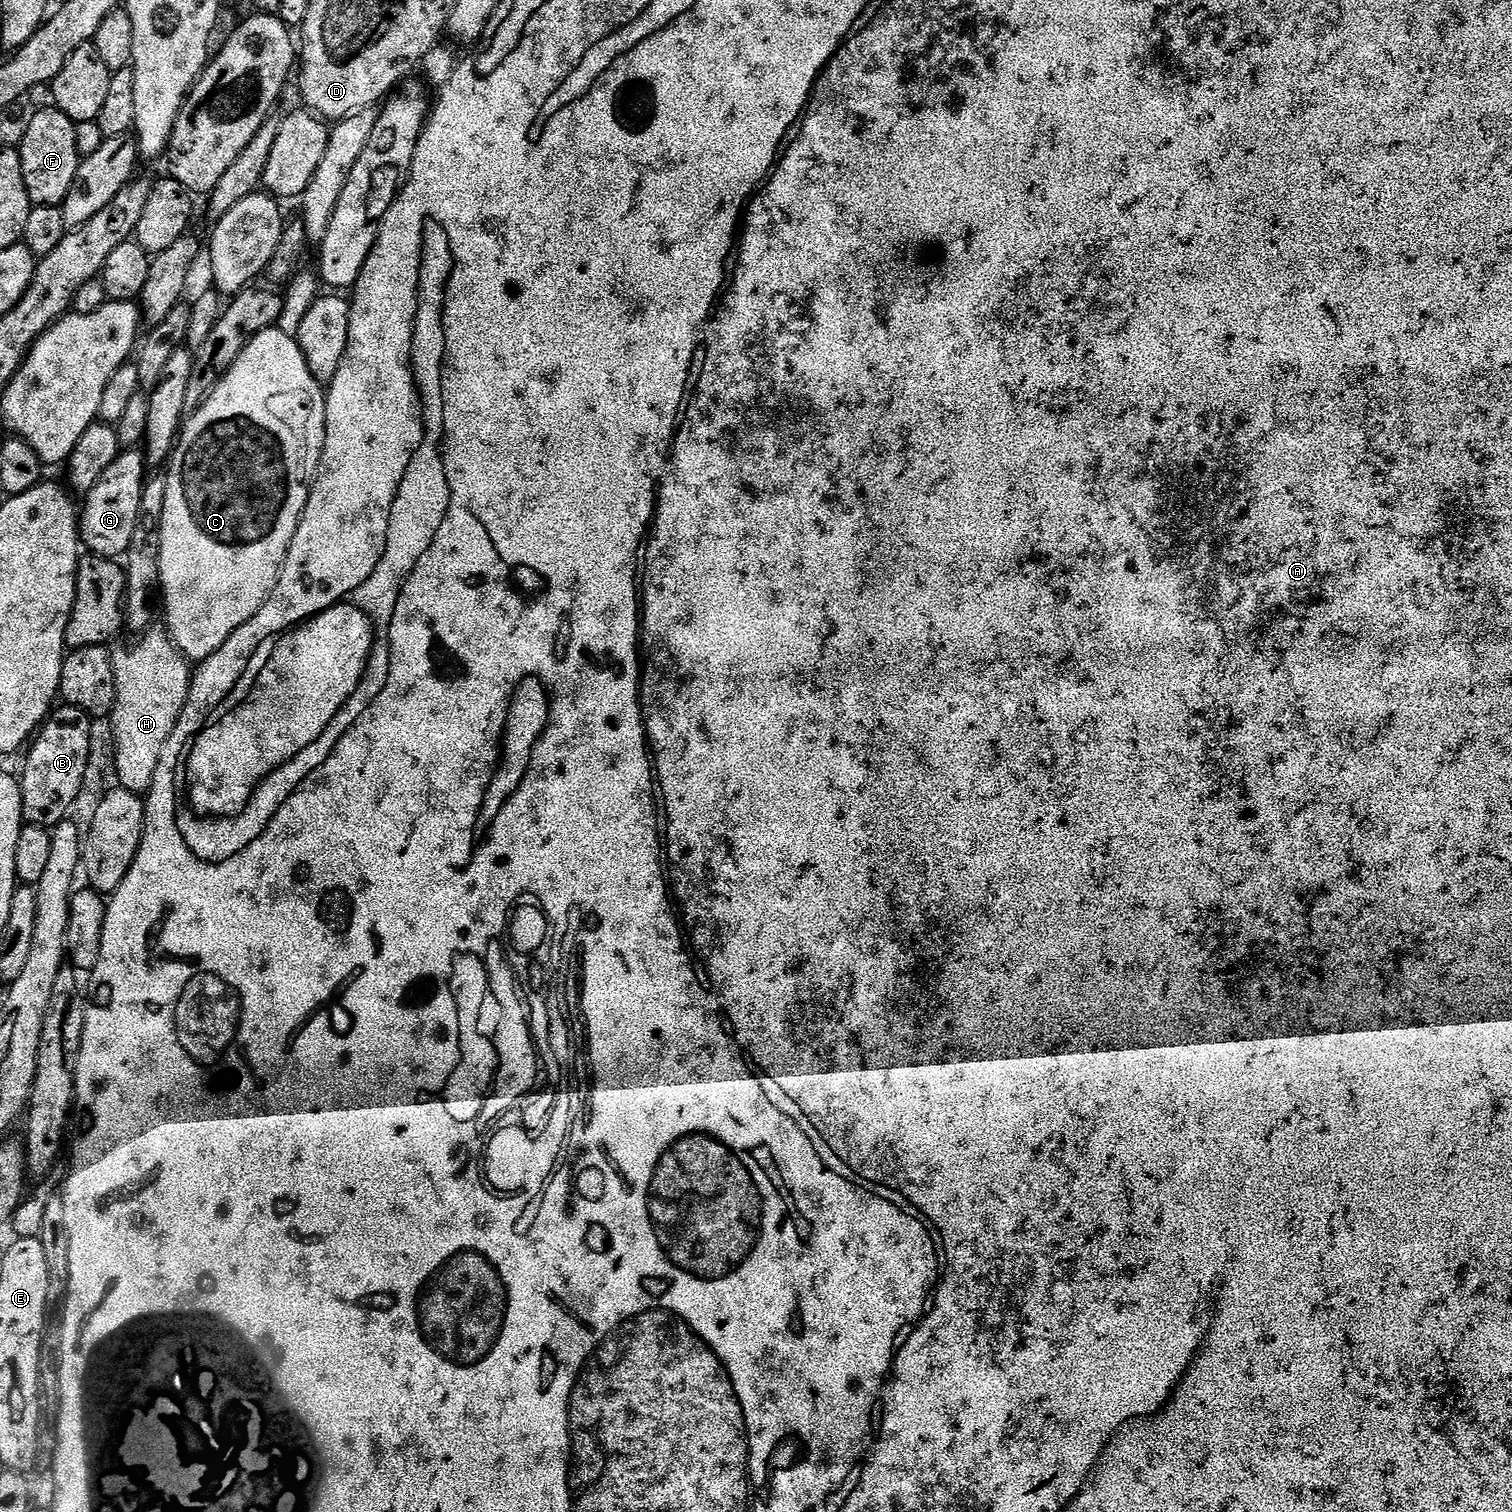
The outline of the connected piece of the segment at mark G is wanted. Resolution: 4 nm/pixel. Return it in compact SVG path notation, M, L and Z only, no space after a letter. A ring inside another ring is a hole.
M140 450L121 451L114 462L98 478L94 490L83 497L82 507L79 509L80 538L83 547L93 556L105 556L107 560L123 557L130 546L130 537L138 528L140 517L140 503L146 483L146 457Z

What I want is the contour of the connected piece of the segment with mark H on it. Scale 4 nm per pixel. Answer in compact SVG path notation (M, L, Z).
M159 627L143 633L137 644L112 652L116 701L110 723L116 739L115 783L137 794L147 793L151 788L154 770L158 770L158 758L162 758L170 734L174 734L192 685L193 669L189 661L176 649L167 631Z

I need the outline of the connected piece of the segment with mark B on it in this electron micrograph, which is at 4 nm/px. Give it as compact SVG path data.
M61 703L40 725L27 749L24 773L18 776L25 824L51 830L69 819L68 811L75 806L84 788L88 763L92 760L92 724L93 717L74 706Z

